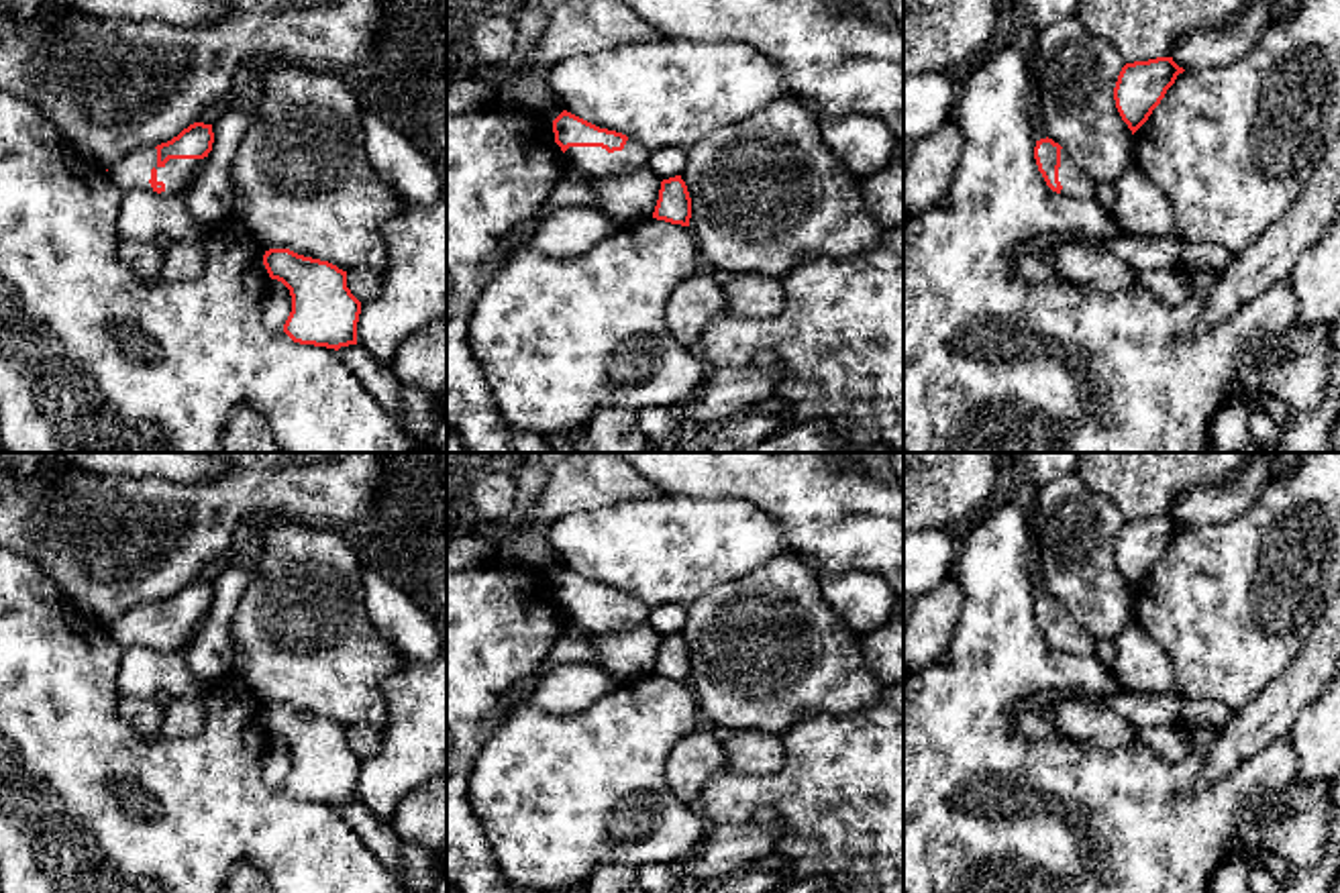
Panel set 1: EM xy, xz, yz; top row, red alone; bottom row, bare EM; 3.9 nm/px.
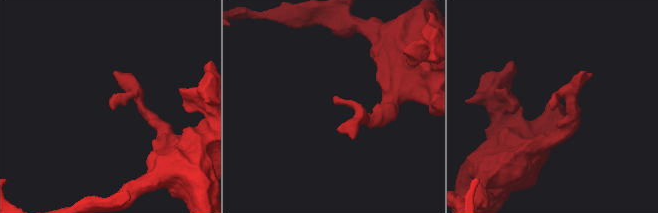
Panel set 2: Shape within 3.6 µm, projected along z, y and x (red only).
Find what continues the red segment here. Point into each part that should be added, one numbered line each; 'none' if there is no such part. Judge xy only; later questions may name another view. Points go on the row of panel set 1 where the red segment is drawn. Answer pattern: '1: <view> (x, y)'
1: xy (133, 172)

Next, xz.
1: xz (594, 162)

